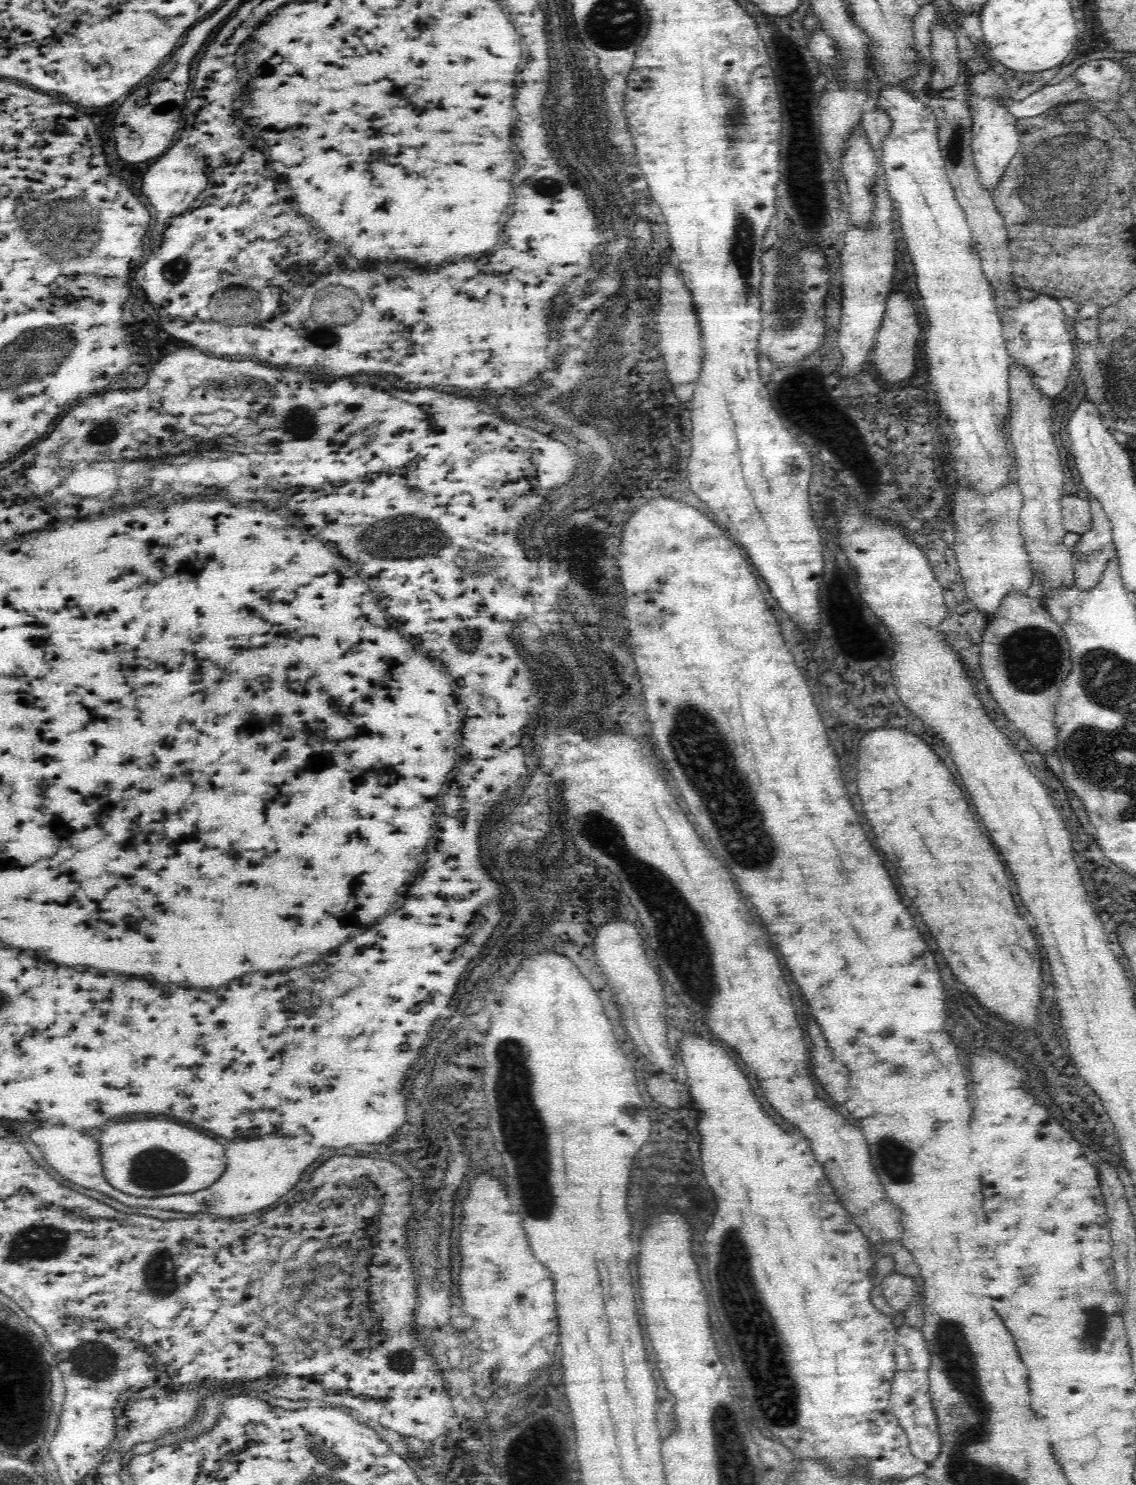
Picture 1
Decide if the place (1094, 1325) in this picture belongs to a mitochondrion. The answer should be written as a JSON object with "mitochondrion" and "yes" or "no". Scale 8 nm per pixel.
{"mitochondrion":"yes"}

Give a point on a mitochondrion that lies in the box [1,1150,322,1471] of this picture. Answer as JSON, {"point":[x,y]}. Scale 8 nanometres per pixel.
{"point":[39,1242]}

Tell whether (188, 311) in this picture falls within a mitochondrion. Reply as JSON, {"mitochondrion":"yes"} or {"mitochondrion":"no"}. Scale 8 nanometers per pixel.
{"mitochondrion":"no"}

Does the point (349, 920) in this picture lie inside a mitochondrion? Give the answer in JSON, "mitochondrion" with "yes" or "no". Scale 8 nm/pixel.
{"mitochondrion":"no"}

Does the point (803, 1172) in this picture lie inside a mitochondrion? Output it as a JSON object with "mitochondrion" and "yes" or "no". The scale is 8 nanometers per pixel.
{"mitochondrion":"no"}

